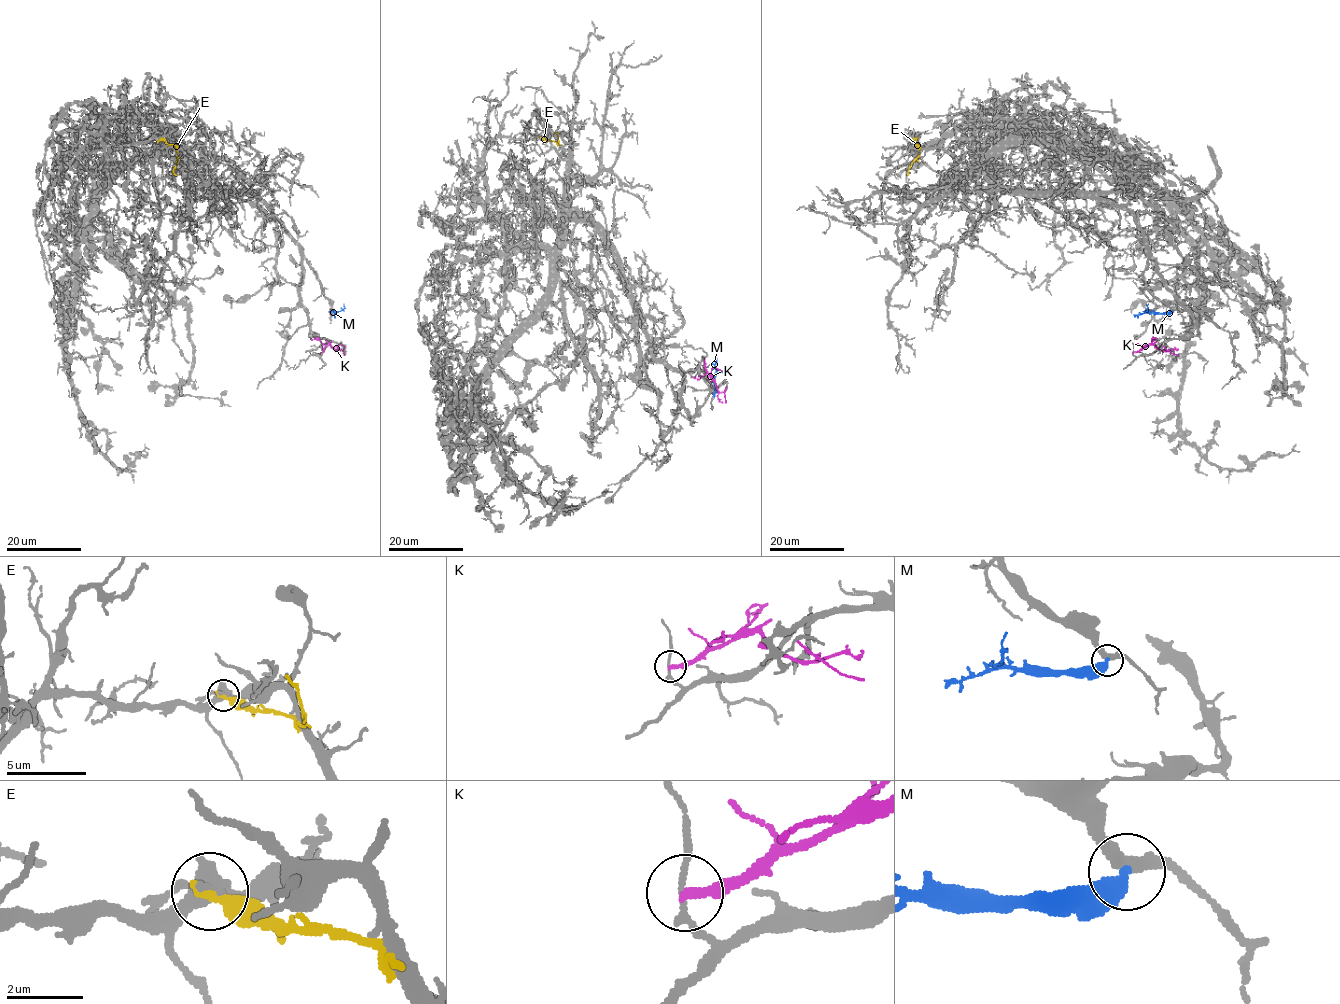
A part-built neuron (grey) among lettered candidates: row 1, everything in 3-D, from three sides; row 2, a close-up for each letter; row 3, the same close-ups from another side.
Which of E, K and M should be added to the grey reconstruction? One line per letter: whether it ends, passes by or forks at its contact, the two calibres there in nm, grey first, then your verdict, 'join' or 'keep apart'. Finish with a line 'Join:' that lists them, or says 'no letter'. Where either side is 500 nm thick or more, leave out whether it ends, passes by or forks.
E: it ends; calibres 440 and 400 nm; keep apart
K: it ends; calibres 140 and 260 nm; keep apart
M: calibres 360 and 500 nm; join
Join: M

